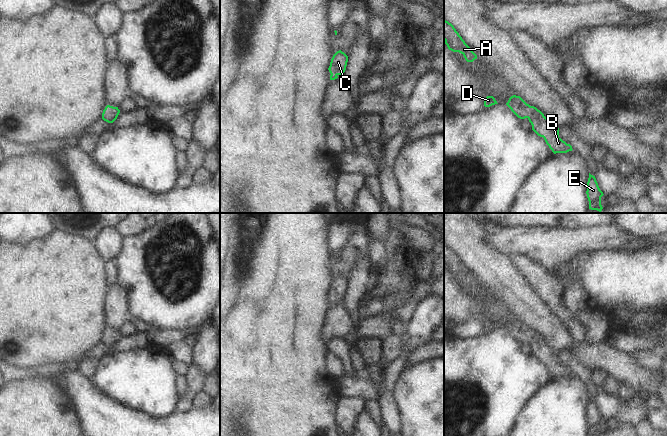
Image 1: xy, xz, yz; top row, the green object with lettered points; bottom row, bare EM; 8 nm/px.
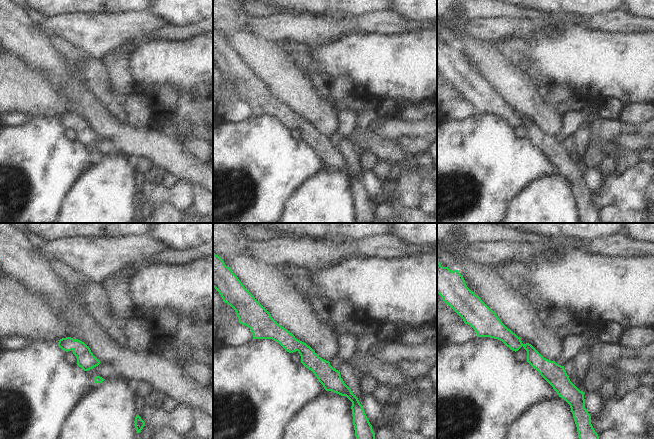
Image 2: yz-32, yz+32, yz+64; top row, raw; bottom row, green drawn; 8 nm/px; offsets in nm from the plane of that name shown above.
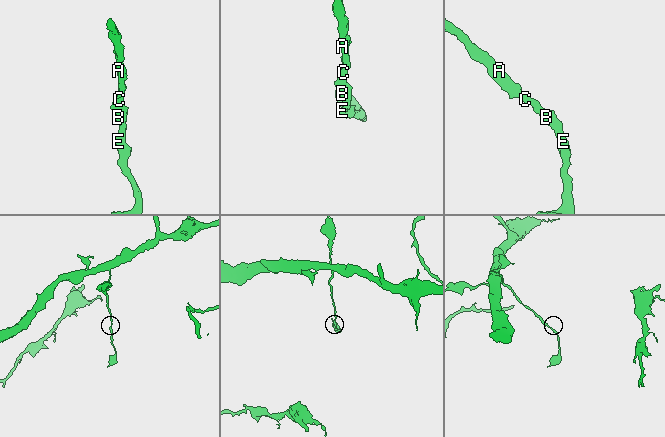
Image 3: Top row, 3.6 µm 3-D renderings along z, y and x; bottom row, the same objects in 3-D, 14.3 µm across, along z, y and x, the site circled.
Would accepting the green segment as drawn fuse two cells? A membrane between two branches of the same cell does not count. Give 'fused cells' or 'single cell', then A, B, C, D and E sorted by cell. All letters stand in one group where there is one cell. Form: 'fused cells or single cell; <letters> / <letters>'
single cell; A B C D E

